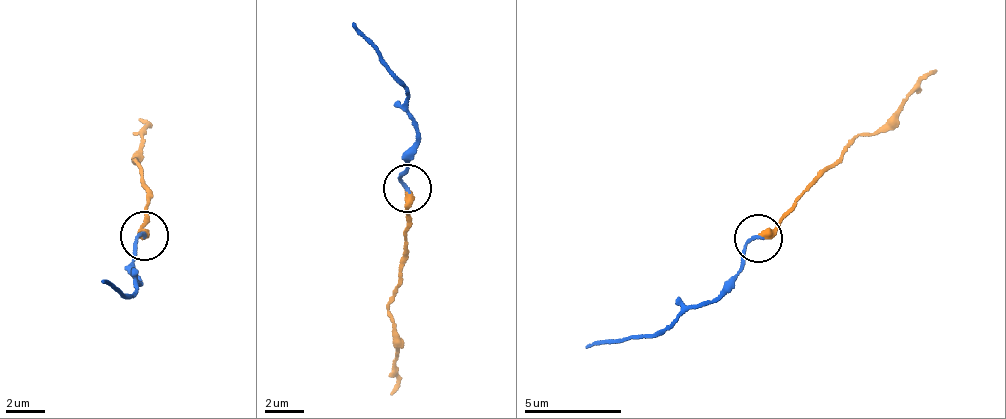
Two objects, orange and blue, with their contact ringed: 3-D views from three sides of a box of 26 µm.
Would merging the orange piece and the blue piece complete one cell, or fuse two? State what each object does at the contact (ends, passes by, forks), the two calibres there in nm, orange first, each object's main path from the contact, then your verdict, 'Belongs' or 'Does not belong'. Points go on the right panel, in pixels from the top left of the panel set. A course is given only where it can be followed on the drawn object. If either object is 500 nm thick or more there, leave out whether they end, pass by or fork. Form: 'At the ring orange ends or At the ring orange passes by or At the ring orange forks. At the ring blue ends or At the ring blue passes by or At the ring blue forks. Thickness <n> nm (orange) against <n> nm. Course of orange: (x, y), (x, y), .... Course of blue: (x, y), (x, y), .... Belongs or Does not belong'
At the ring orange ends. At the ring blue ends. Thickness 360 nm (orange) against 160 nm. Course of orange: (756, 235), (778, 226), (815, 178), (869, 136), (934, 69). Course of blue: (756, 239), (734, 279), (708, 301), (657, 332), (585, 348). Does not belong

